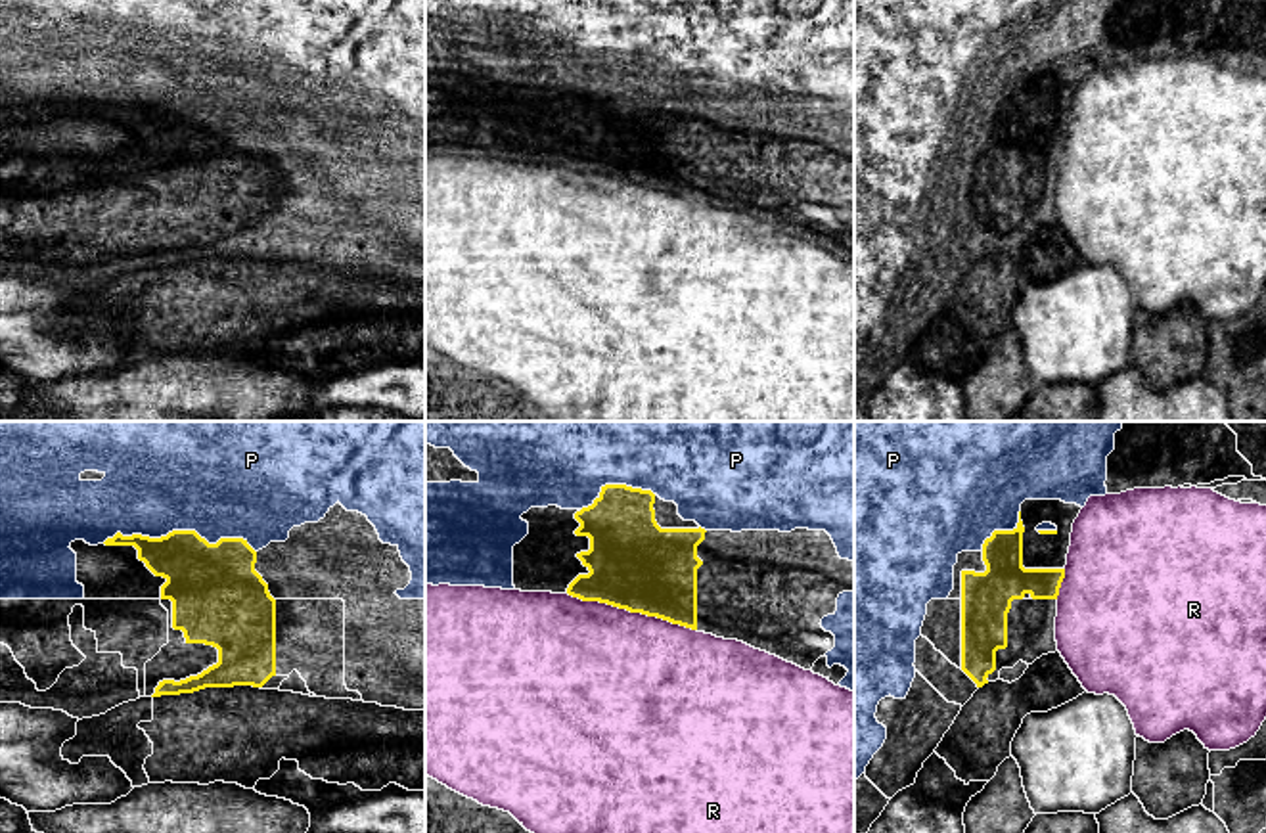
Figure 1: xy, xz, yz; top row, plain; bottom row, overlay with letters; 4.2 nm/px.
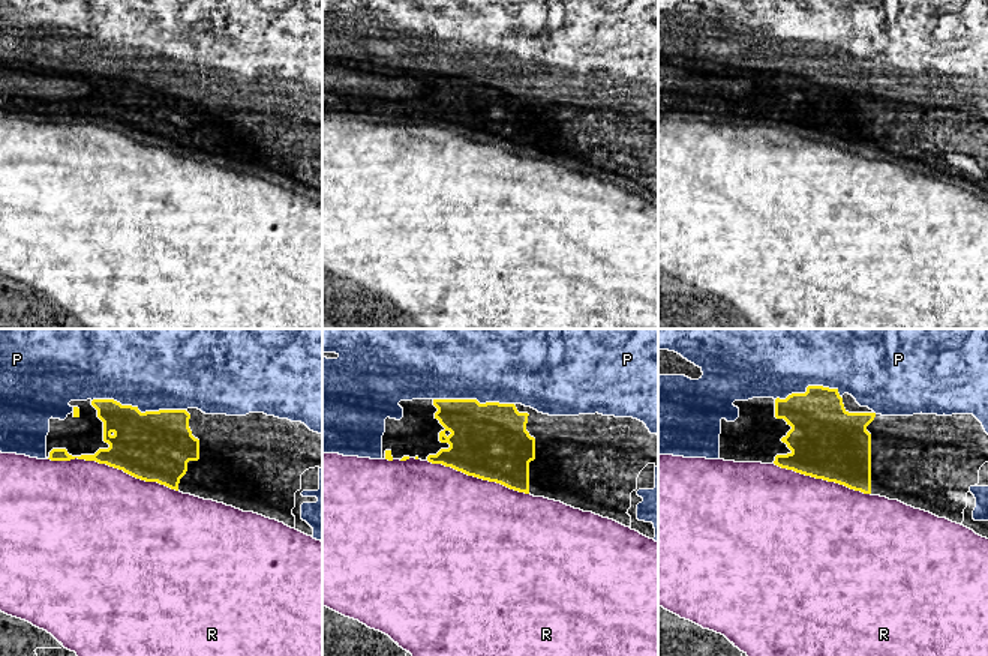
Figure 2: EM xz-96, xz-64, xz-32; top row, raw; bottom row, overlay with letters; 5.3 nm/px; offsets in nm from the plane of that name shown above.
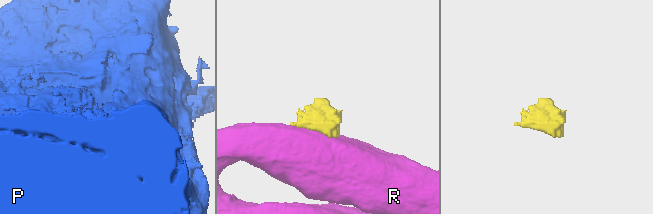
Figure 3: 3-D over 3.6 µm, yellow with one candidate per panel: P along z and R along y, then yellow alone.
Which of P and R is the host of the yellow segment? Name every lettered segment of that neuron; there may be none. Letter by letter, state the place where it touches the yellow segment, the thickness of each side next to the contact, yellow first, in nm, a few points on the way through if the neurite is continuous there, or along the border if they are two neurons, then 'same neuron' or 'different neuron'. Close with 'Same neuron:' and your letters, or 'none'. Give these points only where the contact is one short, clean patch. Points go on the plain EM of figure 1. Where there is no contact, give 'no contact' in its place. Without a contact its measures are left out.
P: xy (179, 102) | 340/440 nm | different neuron
R: xz (632, 182) | 380/500 nm | different neuron
Same neuron: none

